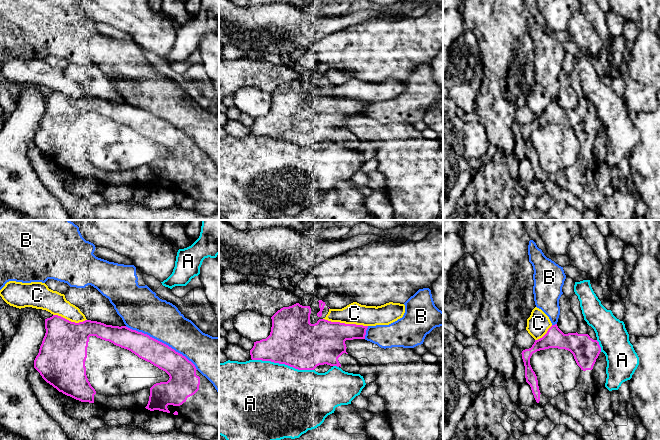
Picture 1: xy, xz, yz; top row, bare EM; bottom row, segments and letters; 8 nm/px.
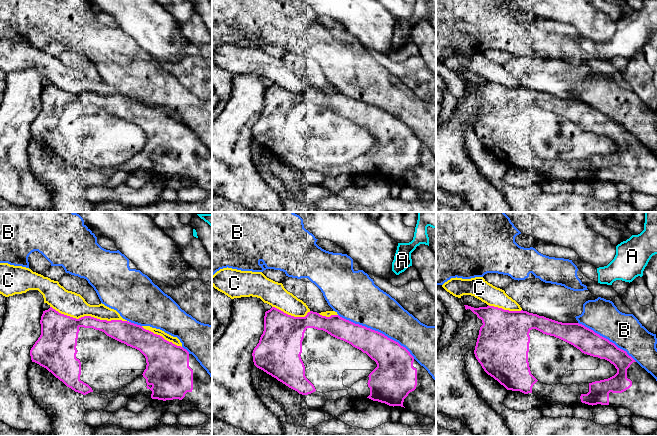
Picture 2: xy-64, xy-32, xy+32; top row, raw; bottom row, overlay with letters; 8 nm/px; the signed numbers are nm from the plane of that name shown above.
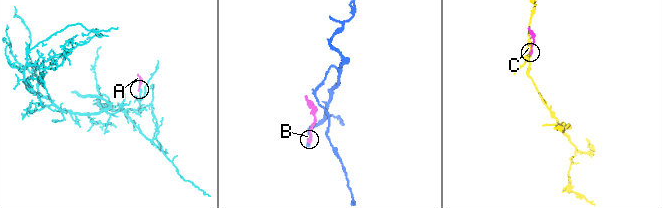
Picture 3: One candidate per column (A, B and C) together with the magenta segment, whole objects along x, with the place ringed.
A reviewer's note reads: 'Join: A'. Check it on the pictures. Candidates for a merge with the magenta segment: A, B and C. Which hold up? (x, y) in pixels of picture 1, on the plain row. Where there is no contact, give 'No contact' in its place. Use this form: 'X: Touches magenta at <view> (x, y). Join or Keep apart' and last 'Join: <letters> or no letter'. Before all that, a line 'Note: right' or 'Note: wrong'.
Note: wrong
A: Touches magenta at xz (283, 139). Keep apart
B: Touches magenta at xy (161, 118). Keep apart
C: Touches magenta at xz (344, 99). Keep apart
Join: no letter

